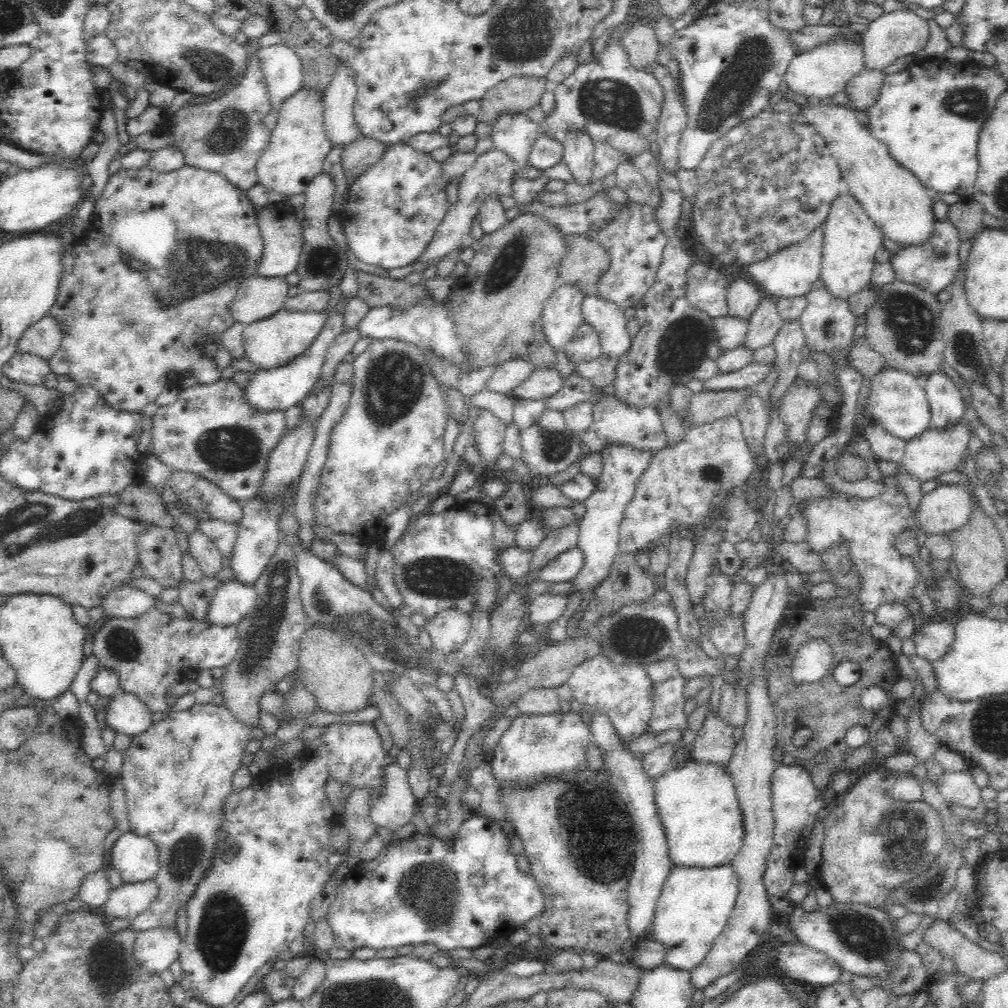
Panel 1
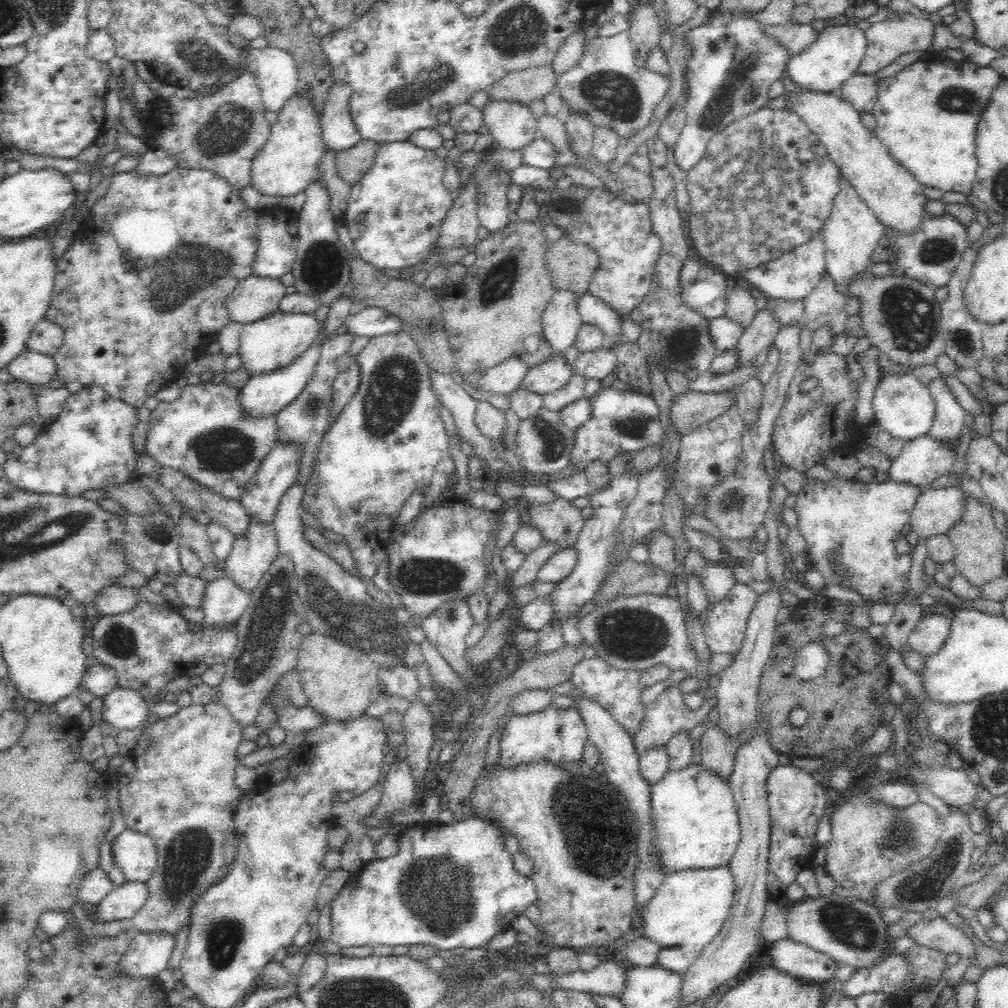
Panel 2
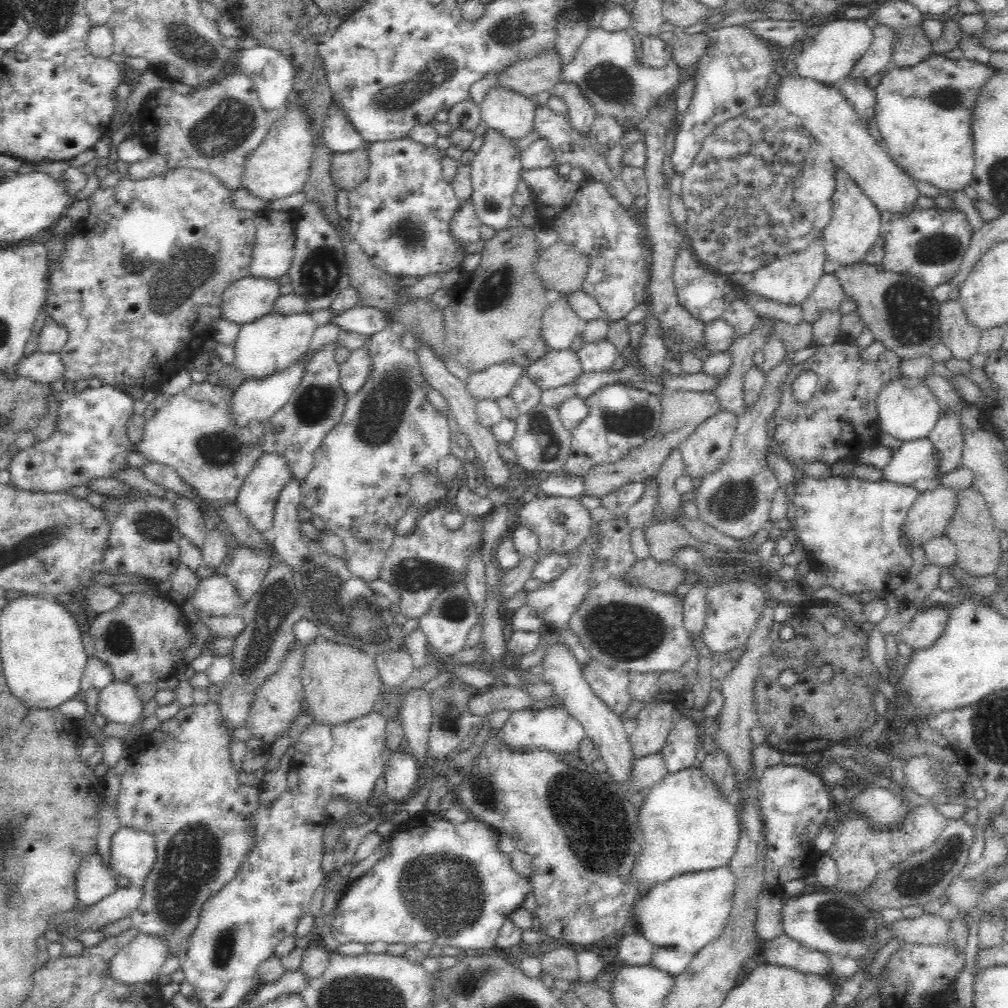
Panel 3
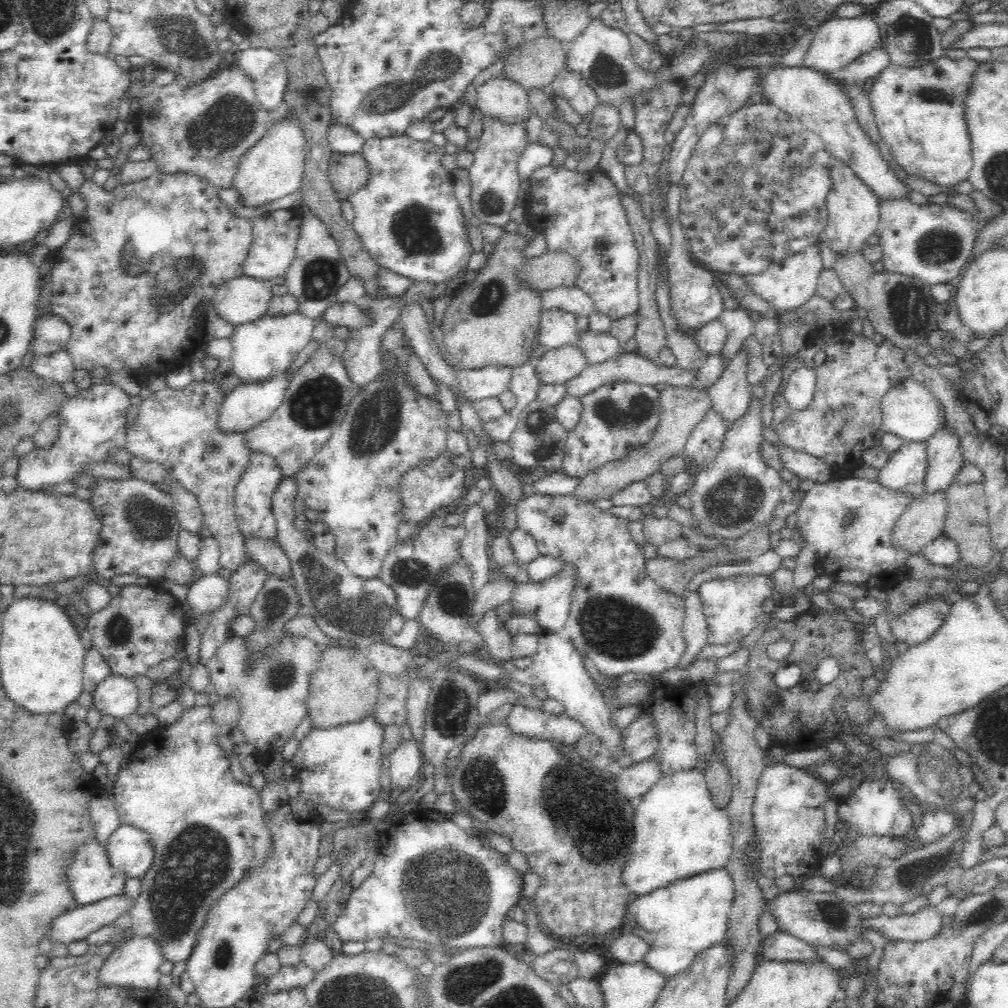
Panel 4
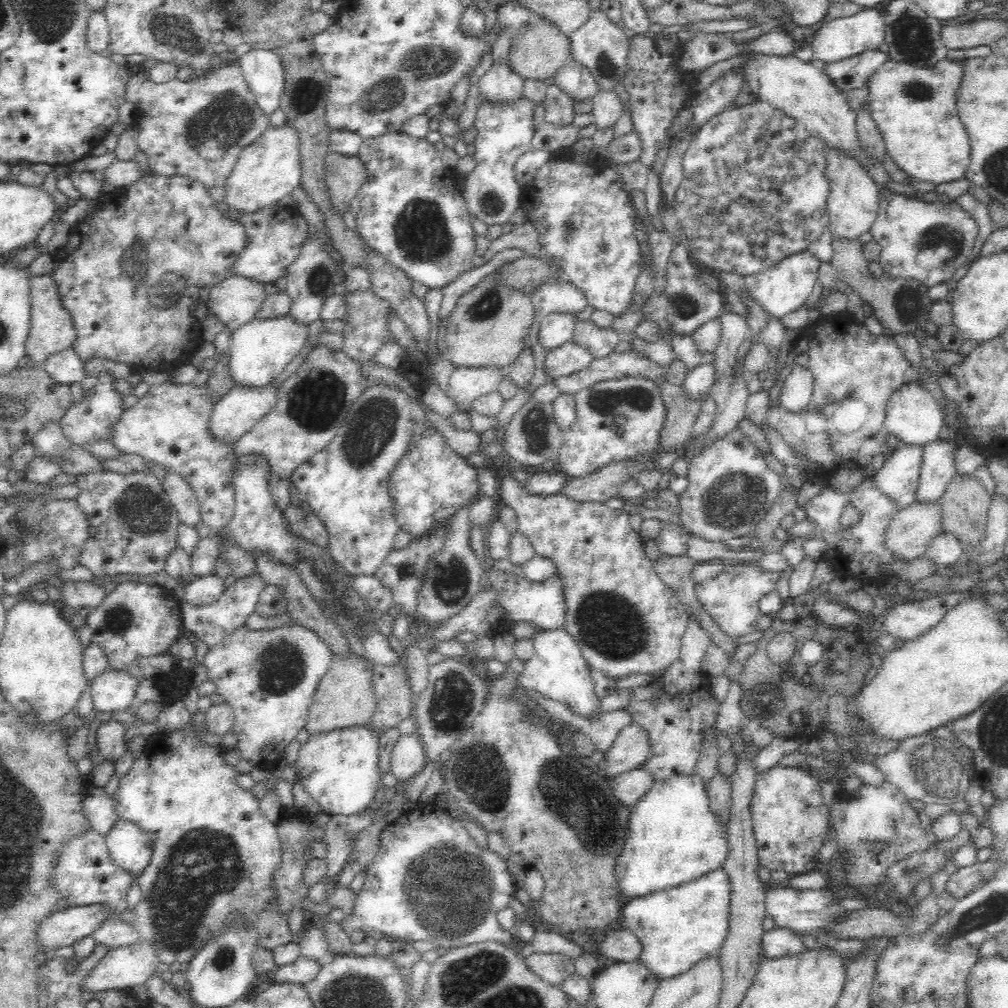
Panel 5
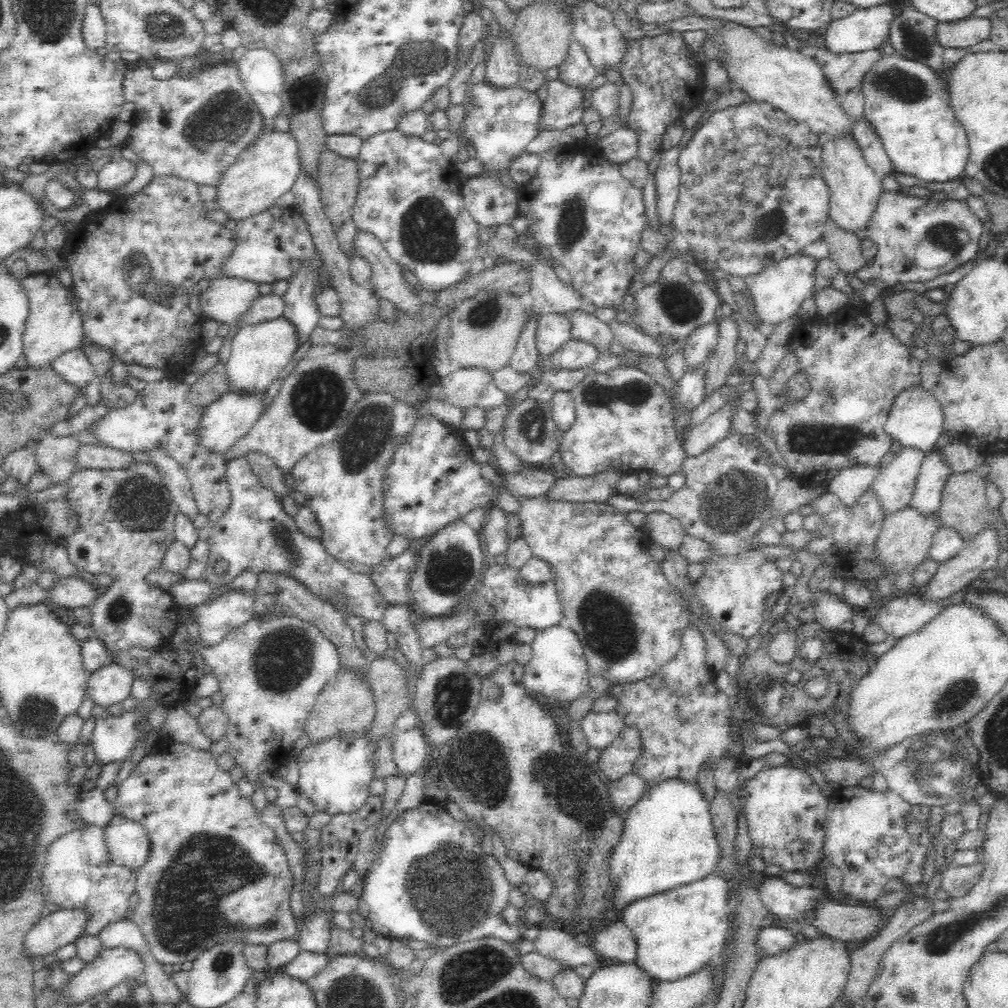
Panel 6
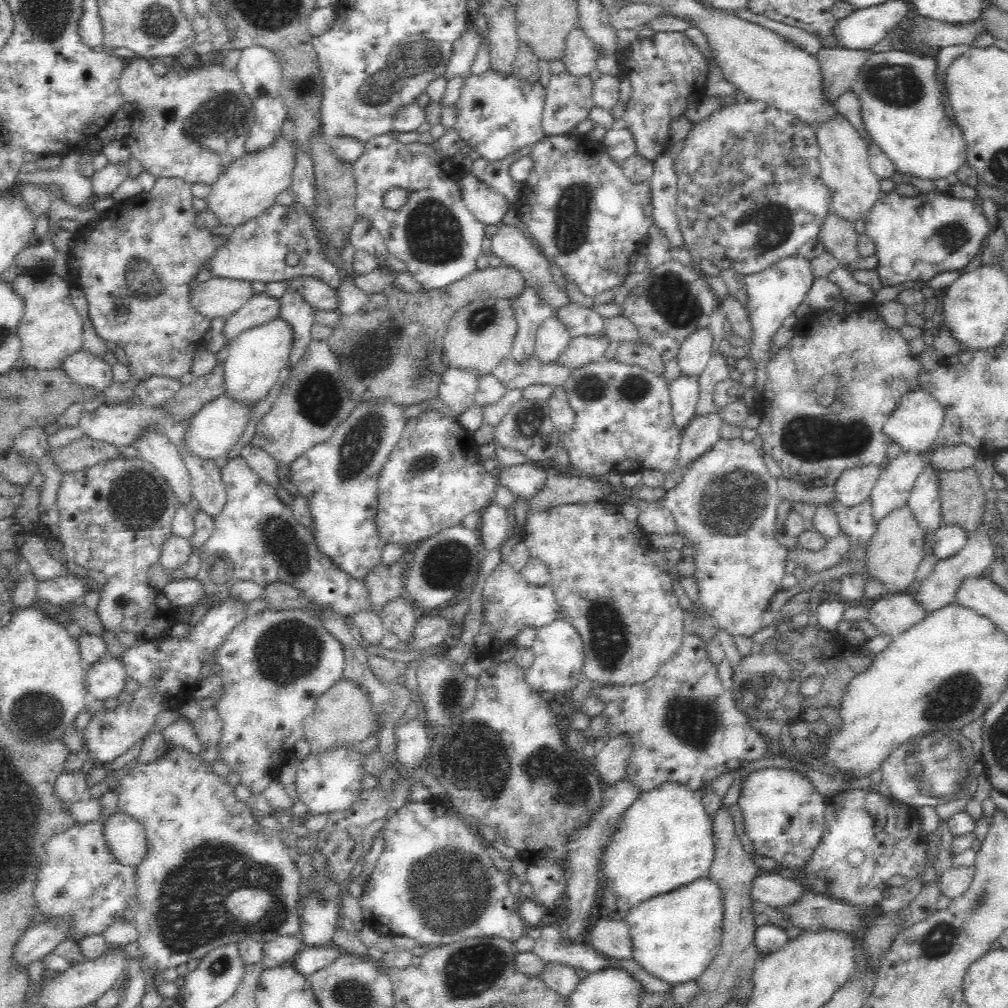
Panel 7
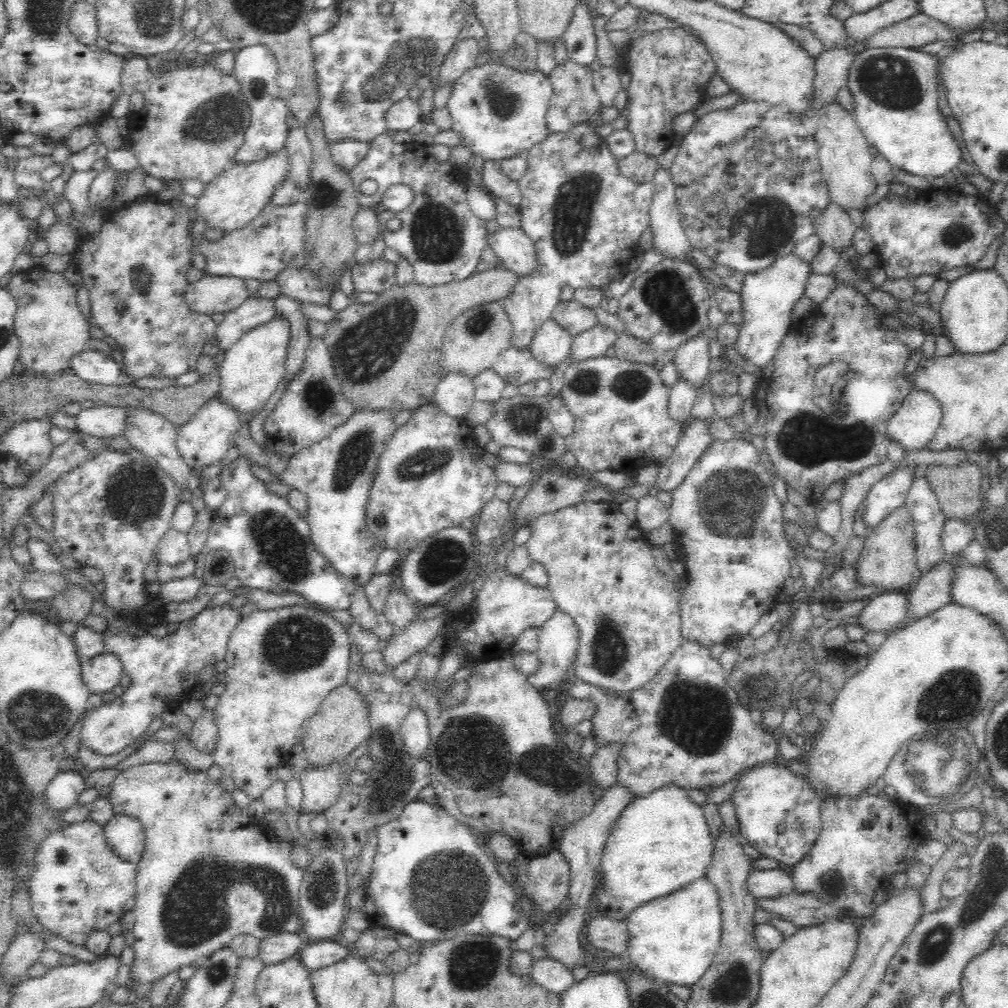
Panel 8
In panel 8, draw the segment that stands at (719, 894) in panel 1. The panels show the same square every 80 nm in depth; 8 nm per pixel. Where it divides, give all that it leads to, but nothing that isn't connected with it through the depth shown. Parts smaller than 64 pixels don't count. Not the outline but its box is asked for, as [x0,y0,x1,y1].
[623,878,722,987]

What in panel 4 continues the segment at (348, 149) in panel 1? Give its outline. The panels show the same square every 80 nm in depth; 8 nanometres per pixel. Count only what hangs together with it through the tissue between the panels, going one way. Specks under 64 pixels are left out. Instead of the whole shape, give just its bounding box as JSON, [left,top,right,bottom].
[329,152,369,203]

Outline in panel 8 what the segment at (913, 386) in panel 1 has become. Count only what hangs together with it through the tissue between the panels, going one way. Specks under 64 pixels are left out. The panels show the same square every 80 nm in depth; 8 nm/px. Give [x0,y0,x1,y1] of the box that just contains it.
[887,388,941,451]

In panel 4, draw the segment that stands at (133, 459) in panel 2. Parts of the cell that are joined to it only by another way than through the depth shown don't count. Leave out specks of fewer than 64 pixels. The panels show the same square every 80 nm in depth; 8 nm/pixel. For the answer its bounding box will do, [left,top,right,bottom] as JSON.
[16,379,130,490]

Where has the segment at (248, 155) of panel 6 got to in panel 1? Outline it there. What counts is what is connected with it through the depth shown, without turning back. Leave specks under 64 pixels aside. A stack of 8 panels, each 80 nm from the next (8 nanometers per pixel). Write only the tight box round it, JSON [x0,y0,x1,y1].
[255,88,333,196]

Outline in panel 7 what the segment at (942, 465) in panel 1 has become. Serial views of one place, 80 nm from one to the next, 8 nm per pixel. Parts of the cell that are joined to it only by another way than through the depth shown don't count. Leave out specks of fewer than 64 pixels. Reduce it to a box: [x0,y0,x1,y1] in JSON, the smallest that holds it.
[869,452,923,523]

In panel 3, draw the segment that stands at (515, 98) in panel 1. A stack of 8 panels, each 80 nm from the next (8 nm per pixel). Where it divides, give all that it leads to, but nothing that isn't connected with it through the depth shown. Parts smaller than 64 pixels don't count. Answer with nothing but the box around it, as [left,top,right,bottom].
[497,47,562,97]

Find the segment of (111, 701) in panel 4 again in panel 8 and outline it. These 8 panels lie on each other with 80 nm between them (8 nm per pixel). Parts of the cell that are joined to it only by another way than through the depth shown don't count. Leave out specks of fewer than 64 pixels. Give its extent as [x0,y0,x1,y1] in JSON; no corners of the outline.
[79,651,123,694]

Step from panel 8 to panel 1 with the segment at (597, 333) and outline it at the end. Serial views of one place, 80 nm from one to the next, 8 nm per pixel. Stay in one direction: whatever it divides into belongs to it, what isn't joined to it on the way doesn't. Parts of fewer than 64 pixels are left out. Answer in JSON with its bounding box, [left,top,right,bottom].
[508,366,564,401]

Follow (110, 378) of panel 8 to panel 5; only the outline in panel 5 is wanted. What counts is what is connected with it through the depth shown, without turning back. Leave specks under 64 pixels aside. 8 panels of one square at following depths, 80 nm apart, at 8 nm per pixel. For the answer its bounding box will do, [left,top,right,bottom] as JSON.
[44,348,86,384]

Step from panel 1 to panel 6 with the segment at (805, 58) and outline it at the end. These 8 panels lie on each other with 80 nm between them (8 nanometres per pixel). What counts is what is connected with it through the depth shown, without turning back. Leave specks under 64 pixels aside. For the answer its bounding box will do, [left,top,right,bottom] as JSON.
[819,2,900,53]

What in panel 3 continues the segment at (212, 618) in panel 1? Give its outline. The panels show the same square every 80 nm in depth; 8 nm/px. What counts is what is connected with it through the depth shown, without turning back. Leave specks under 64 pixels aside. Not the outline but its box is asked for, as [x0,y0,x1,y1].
[188,573,244,616]

